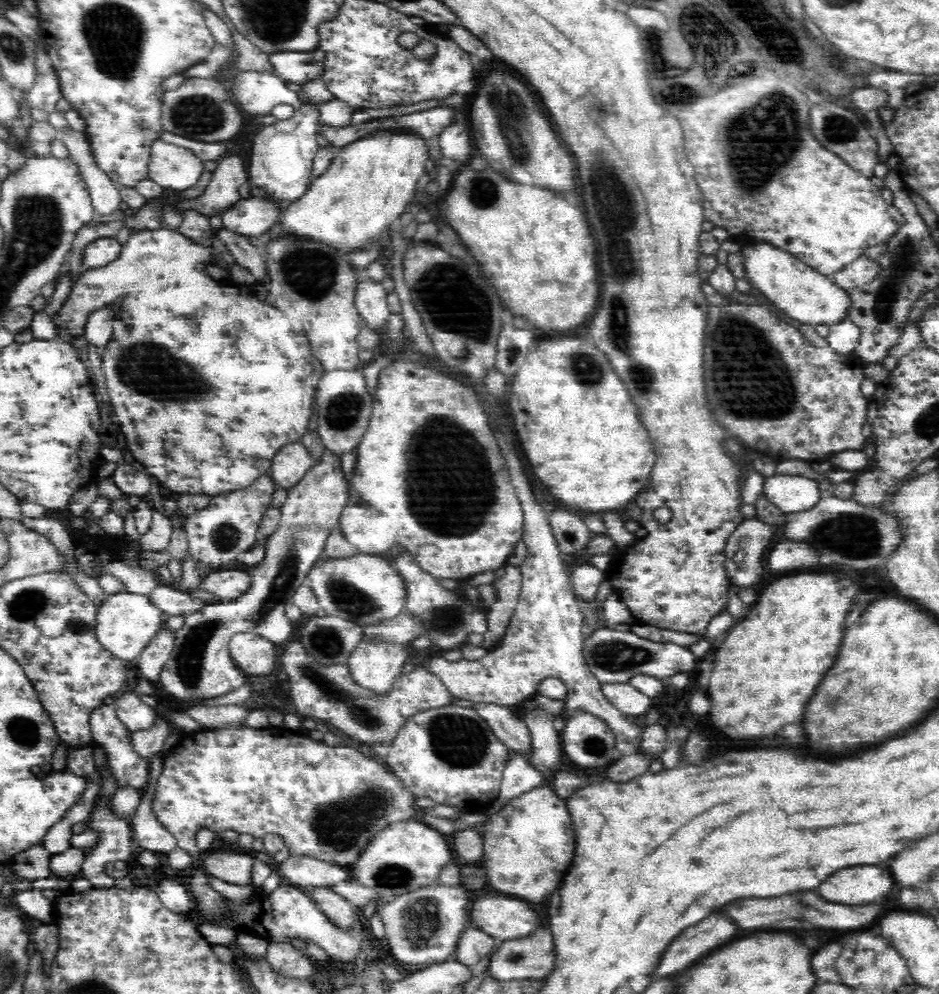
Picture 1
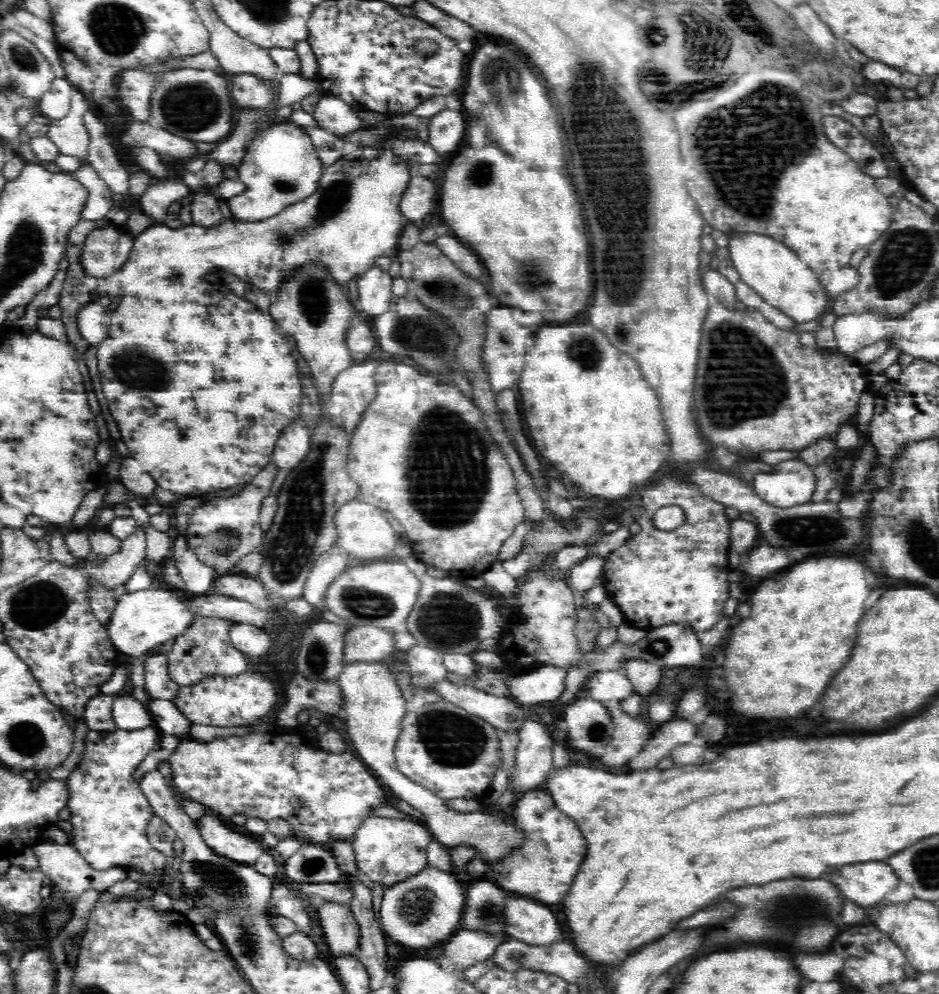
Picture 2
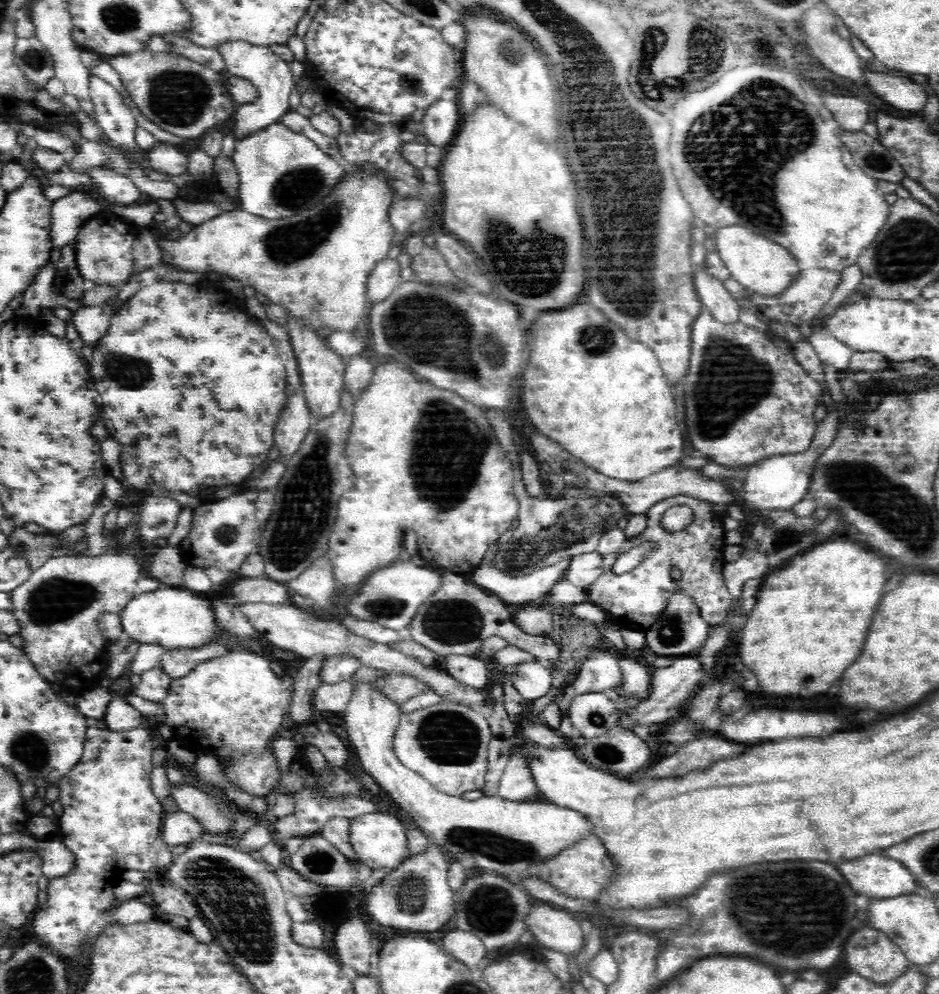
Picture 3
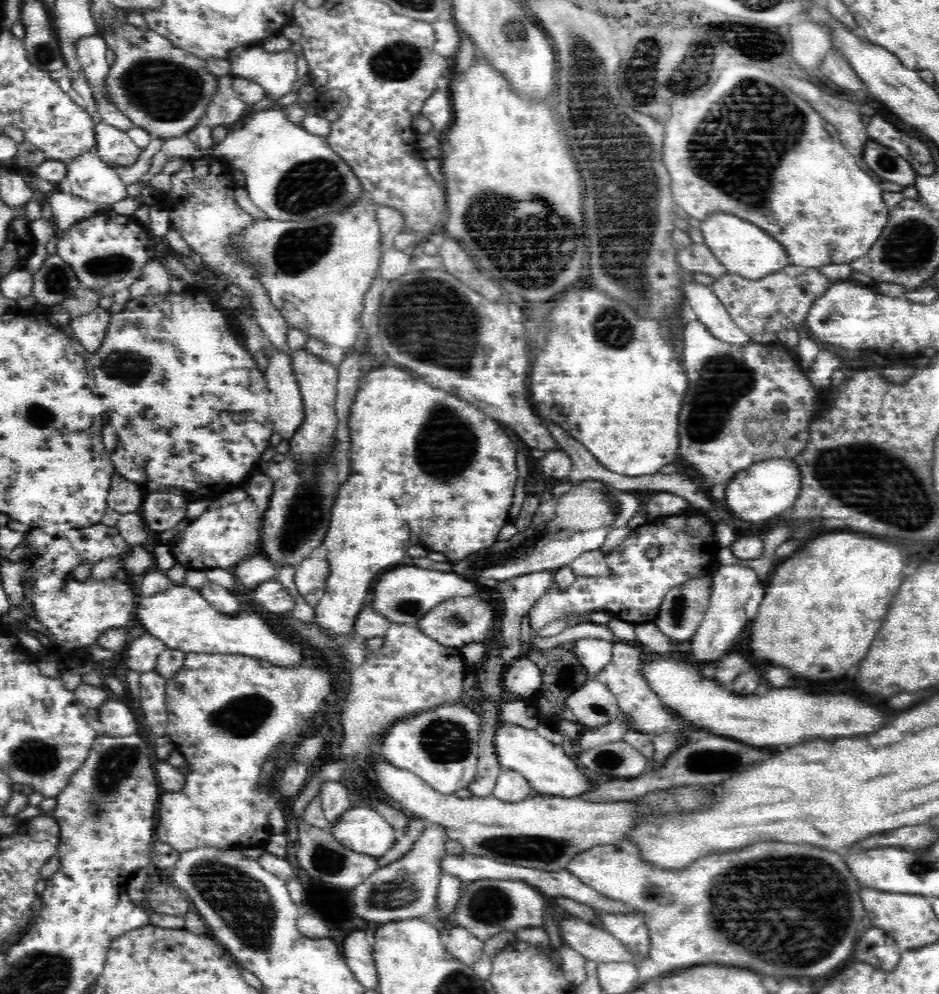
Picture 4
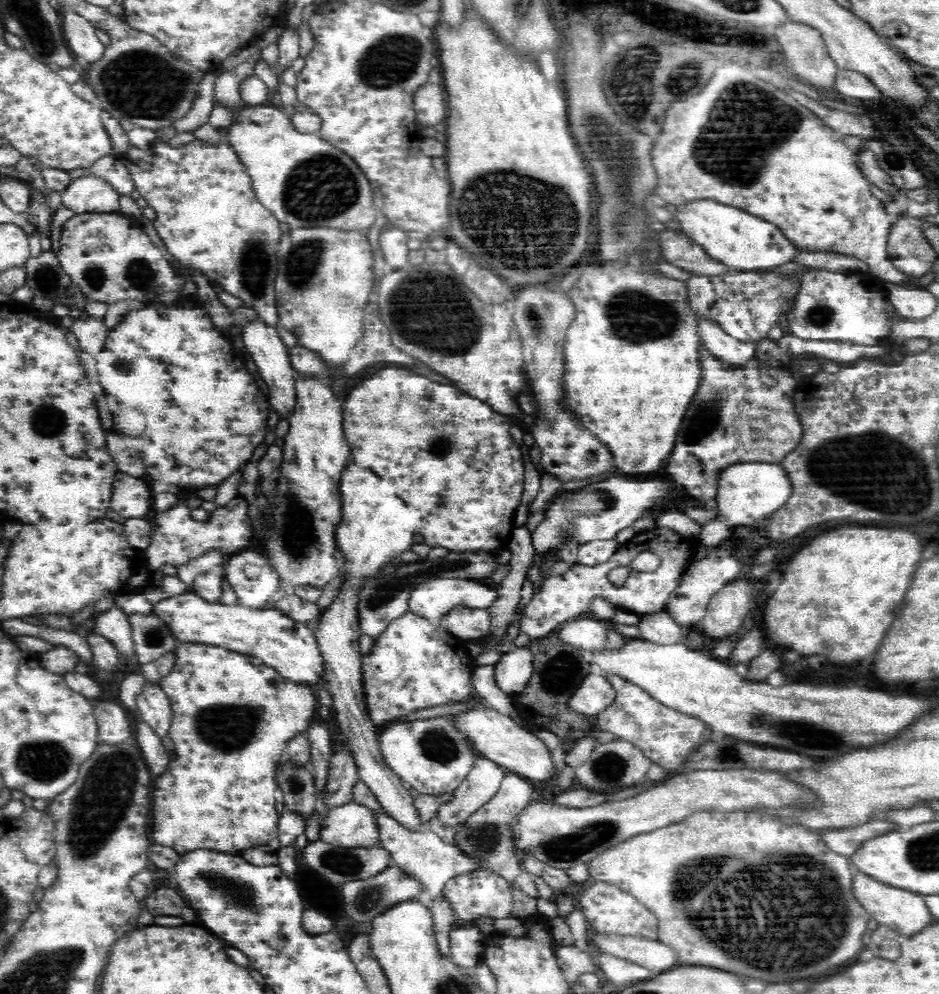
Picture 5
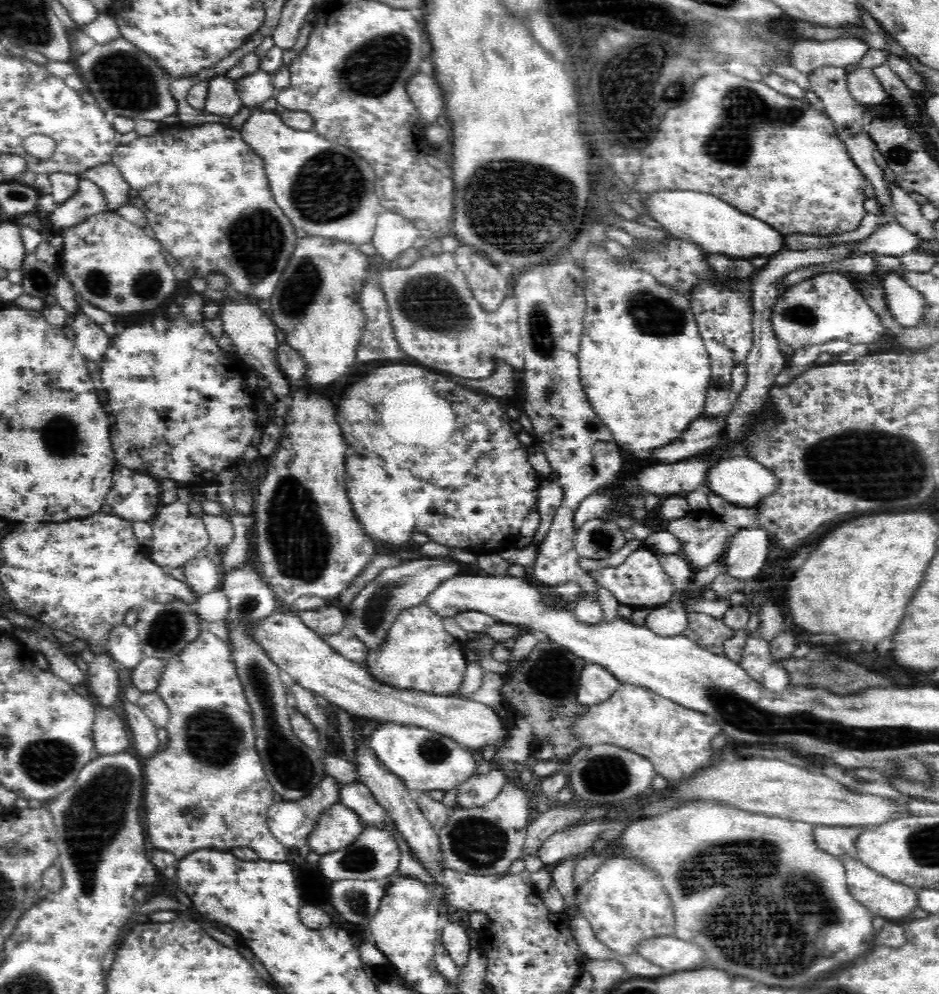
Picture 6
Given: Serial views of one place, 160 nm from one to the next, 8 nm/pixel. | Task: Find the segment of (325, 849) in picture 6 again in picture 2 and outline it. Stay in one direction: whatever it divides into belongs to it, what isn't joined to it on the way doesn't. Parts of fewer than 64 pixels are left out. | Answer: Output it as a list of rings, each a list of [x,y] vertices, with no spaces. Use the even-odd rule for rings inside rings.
[[[372,817],[359,828],[352,845],[356,869],[370,886],[393,887],[413,879],[429,867],[428,849],[436,837],[418,820]]]

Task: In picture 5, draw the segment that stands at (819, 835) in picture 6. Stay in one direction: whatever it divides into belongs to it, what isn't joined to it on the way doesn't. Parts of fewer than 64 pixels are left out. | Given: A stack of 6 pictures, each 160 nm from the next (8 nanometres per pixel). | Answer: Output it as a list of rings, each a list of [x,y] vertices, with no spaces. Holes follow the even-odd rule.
[[[872,820],[872,824],[864,824],[860,828],[848,828],[844,832],[824,832],[824,836],[820,838],[834,852],[850,858],[868,839],[886,835],[887,832],[901,828],[893,822]]]

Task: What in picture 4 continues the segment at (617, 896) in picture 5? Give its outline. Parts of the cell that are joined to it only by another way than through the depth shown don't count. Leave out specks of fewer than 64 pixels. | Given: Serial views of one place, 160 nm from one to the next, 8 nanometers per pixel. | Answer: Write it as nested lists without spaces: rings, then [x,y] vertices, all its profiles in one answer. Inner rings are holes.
[[[606,913],[600,915],[606,930],[630,953],[630,964],[638,971],[650,956],[651,942],[647,924],[640,917]]]

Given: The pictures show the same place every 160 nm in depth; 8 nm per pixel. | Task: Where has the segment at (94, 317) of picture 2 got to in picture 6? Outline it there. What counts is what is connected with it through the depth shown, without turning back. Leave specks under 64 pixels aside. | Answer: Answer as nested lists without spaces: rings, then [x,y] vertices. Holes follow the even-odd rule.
[[[83,312],[73,317],[71,324],[75,334],[75,346],[90,362],[99,362],[111,344],[111,337],[101,325],[92,321]]]

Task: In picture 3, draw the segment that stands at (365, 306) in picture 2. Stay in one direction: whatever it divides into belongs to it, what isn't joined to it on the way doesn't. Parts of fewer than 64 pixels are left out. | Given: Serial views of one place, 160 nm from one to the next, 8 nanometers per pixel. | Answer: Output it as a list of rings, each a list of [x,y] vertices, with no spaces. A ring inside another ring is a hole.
[[[386,258],[381,260],[370,272],[366,280],[367,296],[366,301],[370,306],[380,304],[392,293],[398,285],[403,282],[400,277],[400,265],[396,259]]]

